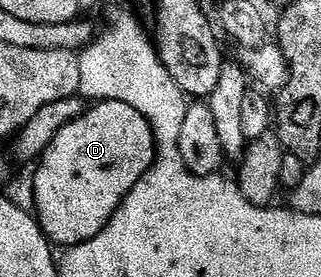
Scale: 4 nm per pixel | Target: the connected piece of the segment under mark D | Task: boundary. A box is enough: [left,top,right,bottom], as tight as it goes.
[34,102,155,248]

